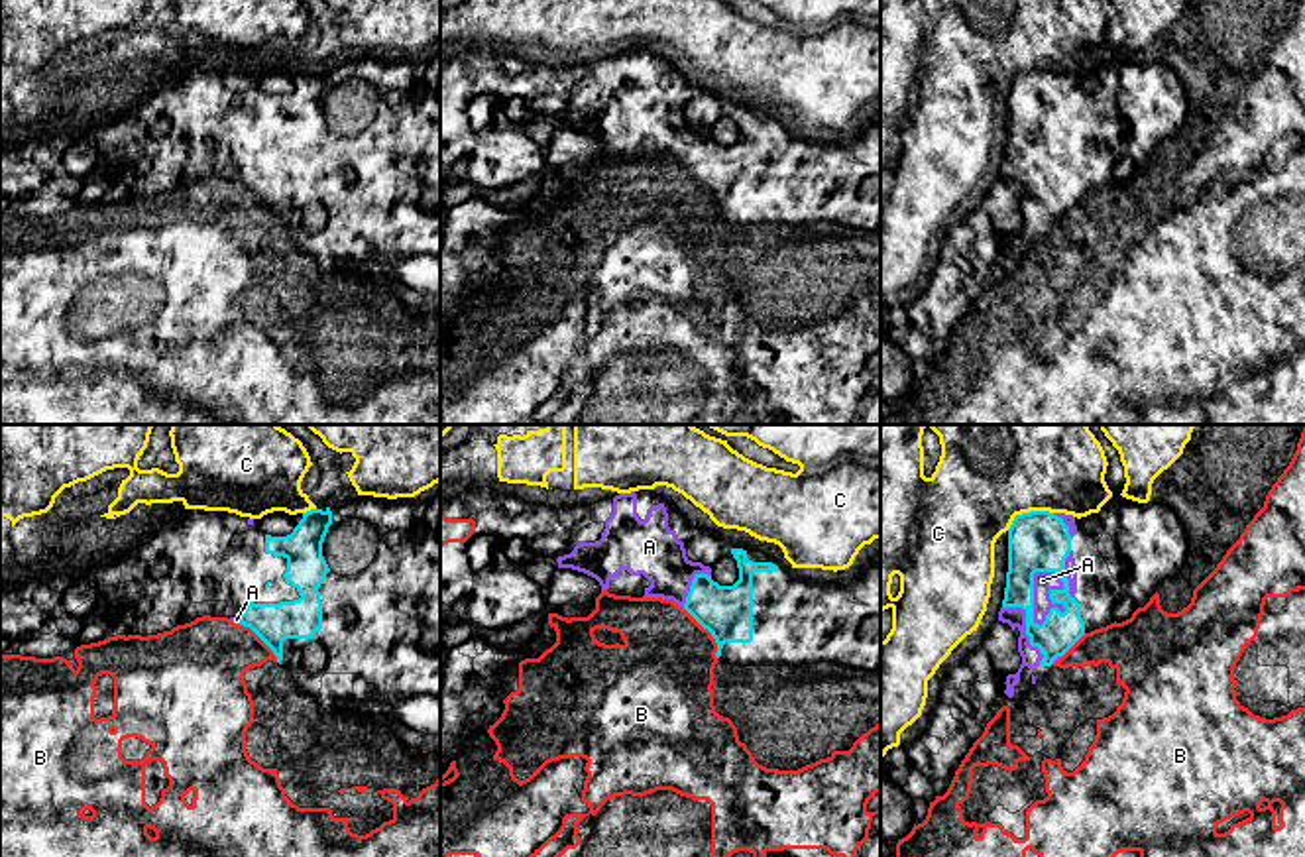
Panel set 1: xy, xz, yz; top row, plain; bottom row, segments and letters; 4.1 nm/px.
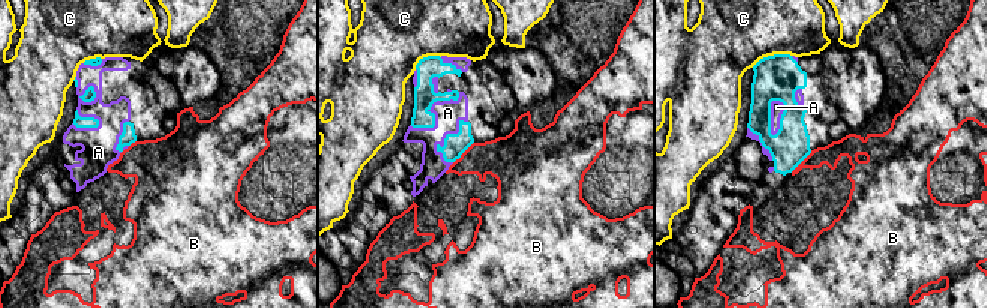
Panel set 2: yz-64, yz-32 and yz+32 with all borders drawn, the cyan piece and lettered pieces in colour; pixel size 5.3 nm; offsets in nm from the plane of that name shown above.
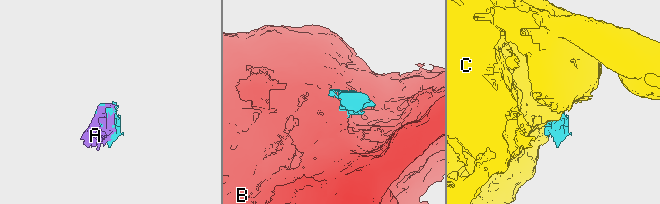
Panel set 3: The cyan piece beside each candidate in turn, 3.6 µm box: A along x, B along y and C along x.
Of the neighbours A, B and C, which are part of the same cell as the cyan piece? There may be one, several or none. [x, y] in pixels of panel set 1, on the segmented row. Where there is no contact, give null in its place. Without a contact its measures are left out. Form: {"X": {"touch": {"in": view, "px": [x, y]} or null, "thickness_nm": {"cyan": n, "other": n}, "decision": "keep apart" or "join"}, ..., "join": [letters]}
{"A": {"touch": {"in": "yz", "px": [1050, 596]}, "thickness_nm": {"cyan": 260, "other": 80}, "decision": "join"}, "B": {"touch": {"in": "xz", "px": [710, 631]}, "thickness_nm": {"cyan": 220, "other": 400}, "decision": "keep apart"}, "C": {"touch": {"in": "yz", "px": [1026, 514]}, "thickness_nm": {"cyan": 260, "other": 480}, "decision": "keep apart"}, "join": ["A"]}

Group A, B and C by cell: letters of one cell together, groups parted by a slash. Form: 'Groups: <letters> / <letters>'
Groups: A / B / C

